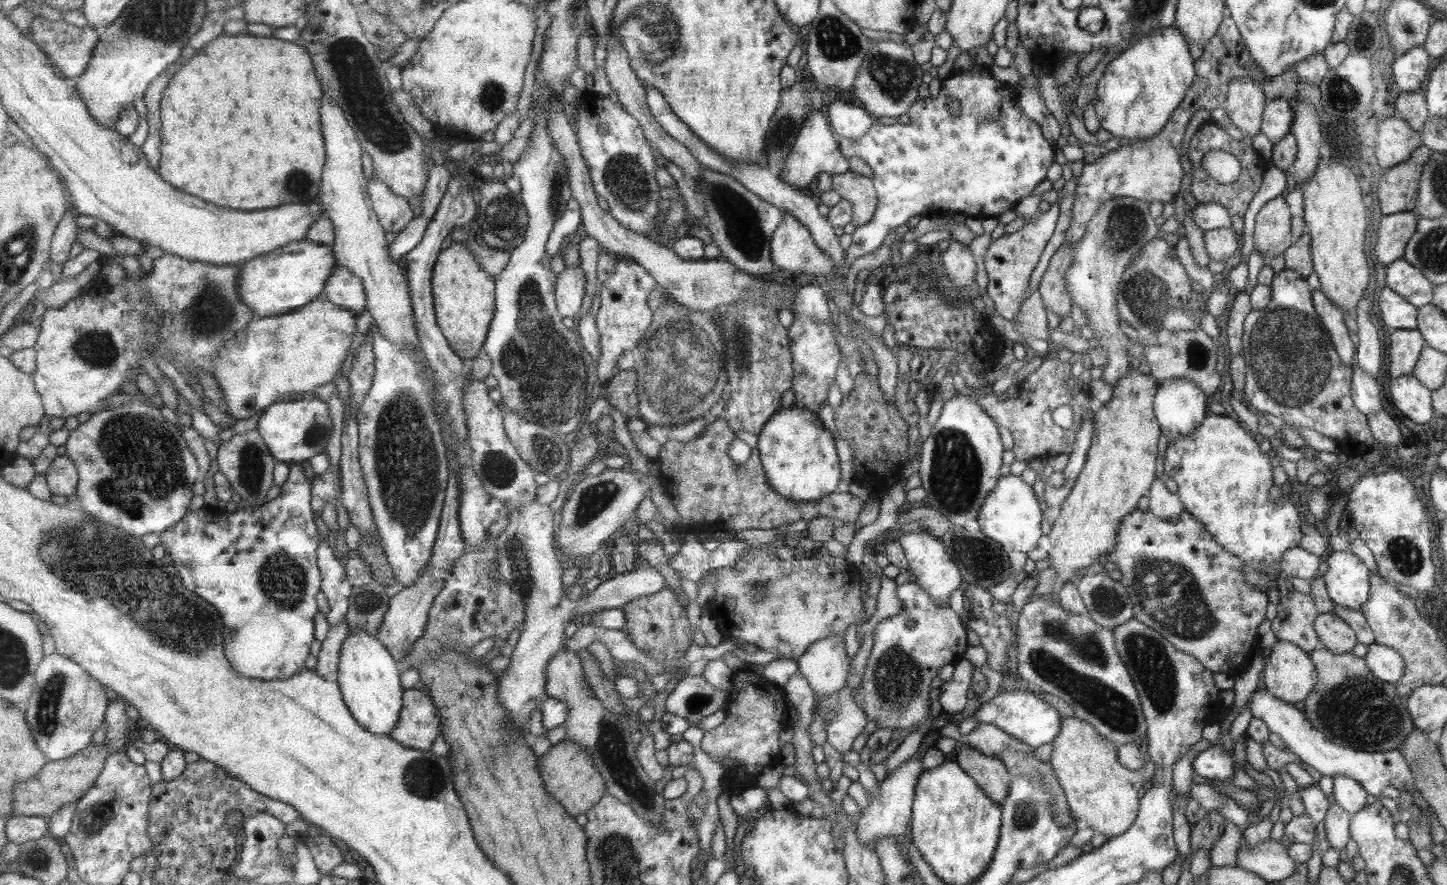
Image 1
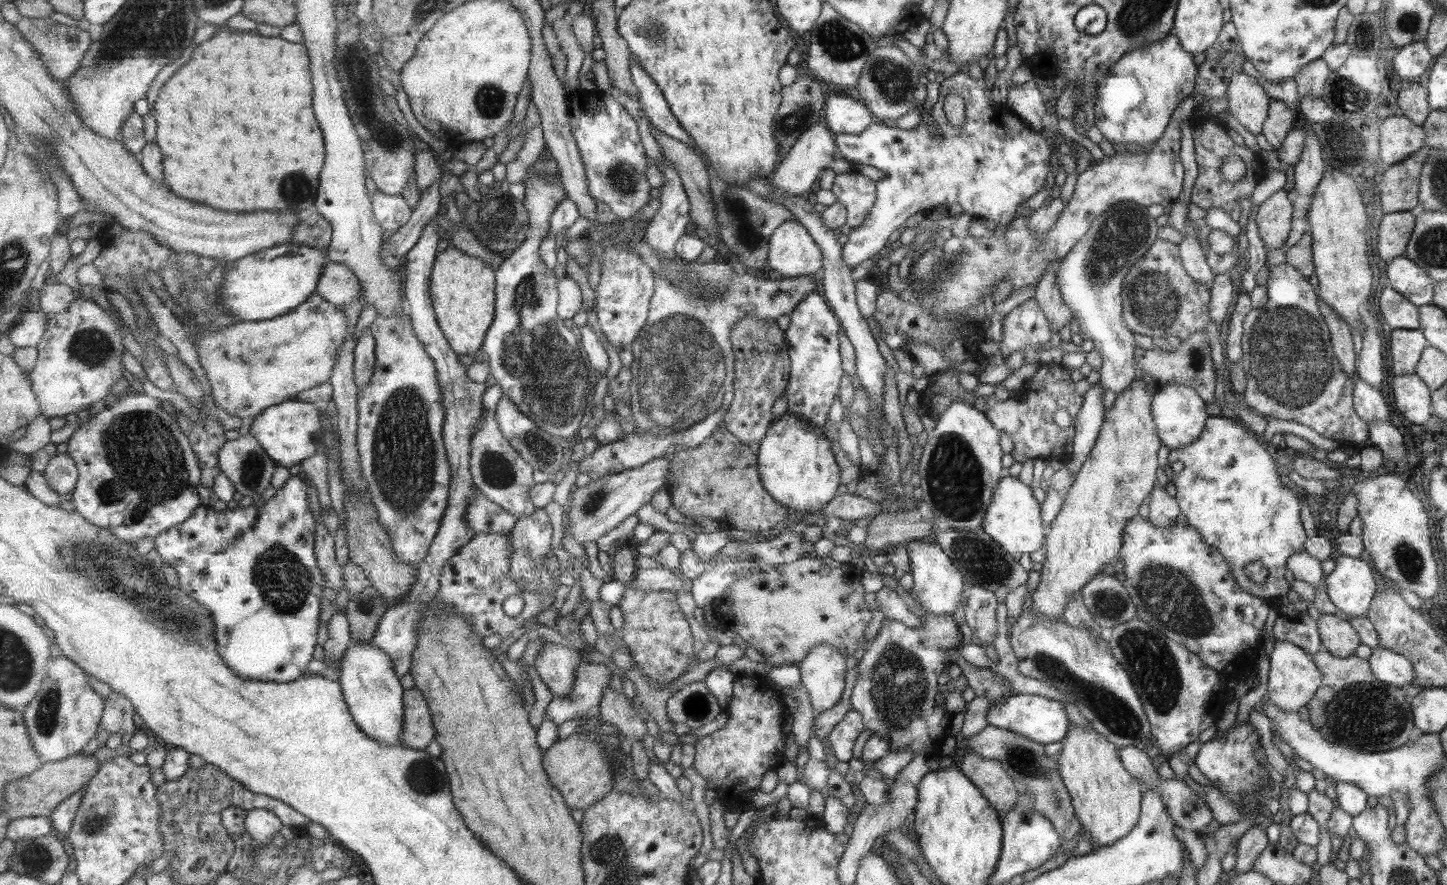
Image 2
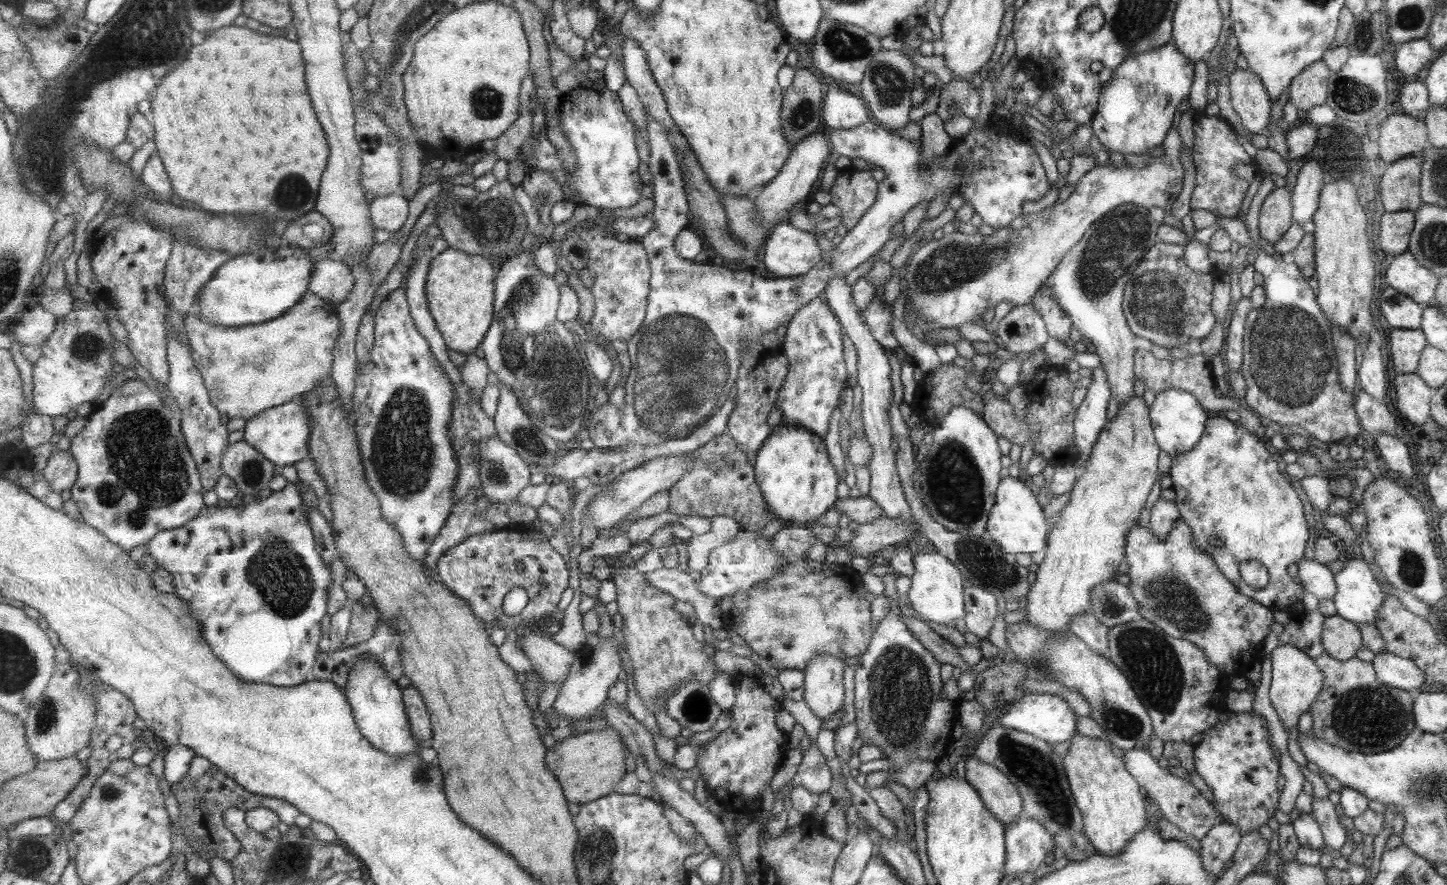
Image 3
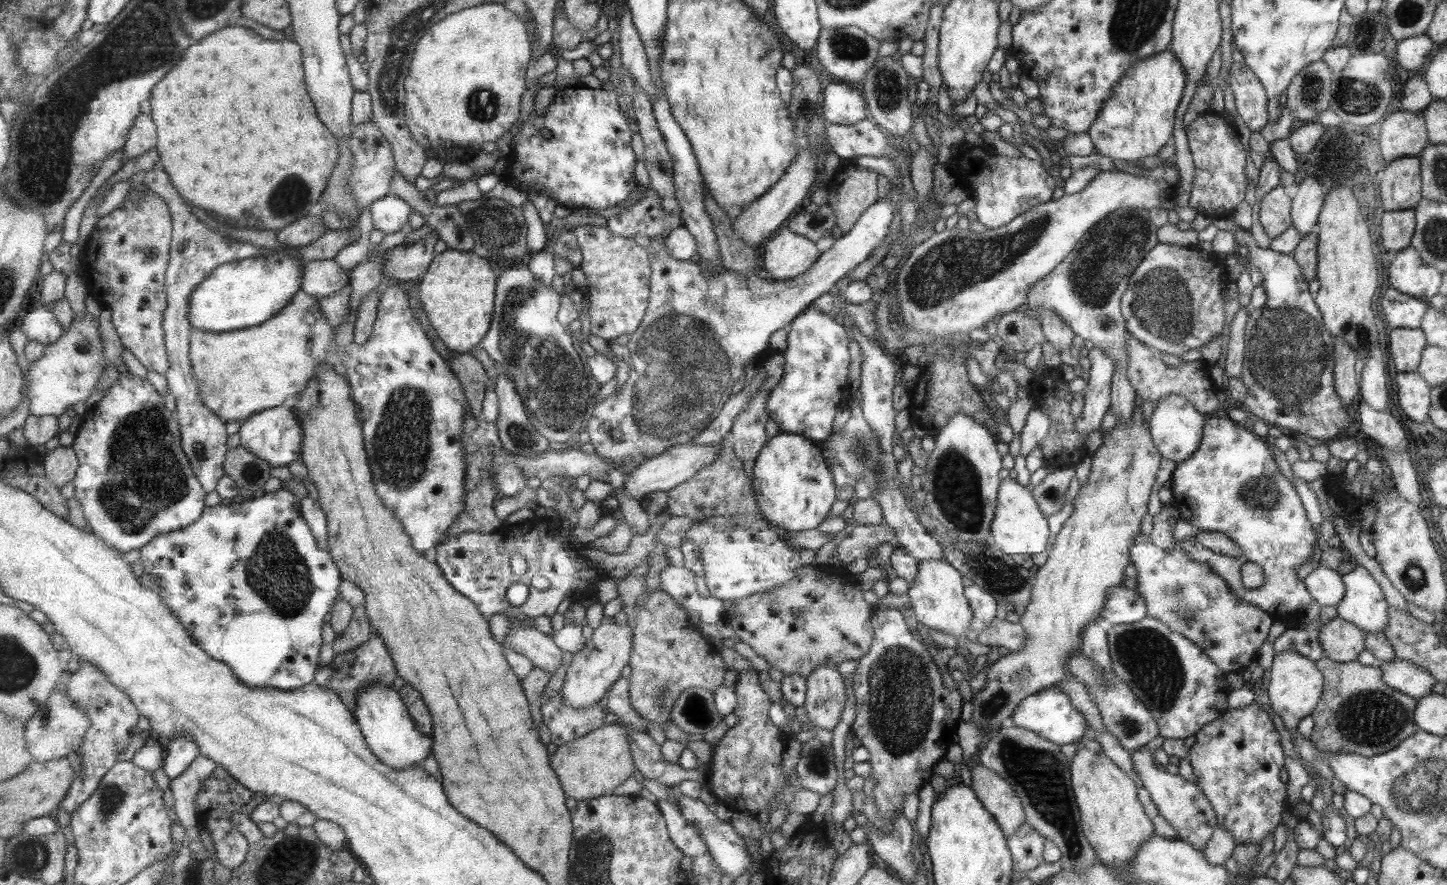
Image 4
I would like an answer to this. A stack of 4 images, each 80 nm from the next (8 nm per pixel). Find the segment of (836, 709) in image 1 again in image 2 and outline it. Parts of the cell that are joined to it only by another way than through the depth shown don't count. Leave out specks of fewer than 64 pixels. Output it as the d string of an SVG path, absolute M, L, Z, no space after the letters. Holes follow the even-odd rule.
M853 708L845 712L841 721L837 722L828 734L828 744L837 760L848 762L855 738L864 730L860 714Z

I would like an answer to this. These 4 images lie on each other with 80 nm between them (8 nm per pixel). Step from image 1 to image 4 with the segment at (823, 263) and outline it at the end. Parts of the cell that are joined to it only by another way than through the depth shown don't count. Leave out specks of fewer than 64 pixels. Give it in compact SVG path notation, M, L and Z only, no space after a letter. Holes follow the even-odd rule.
M781 225L764 246L763 266L773 281L790 279L805 273L819 255L811 239Z

